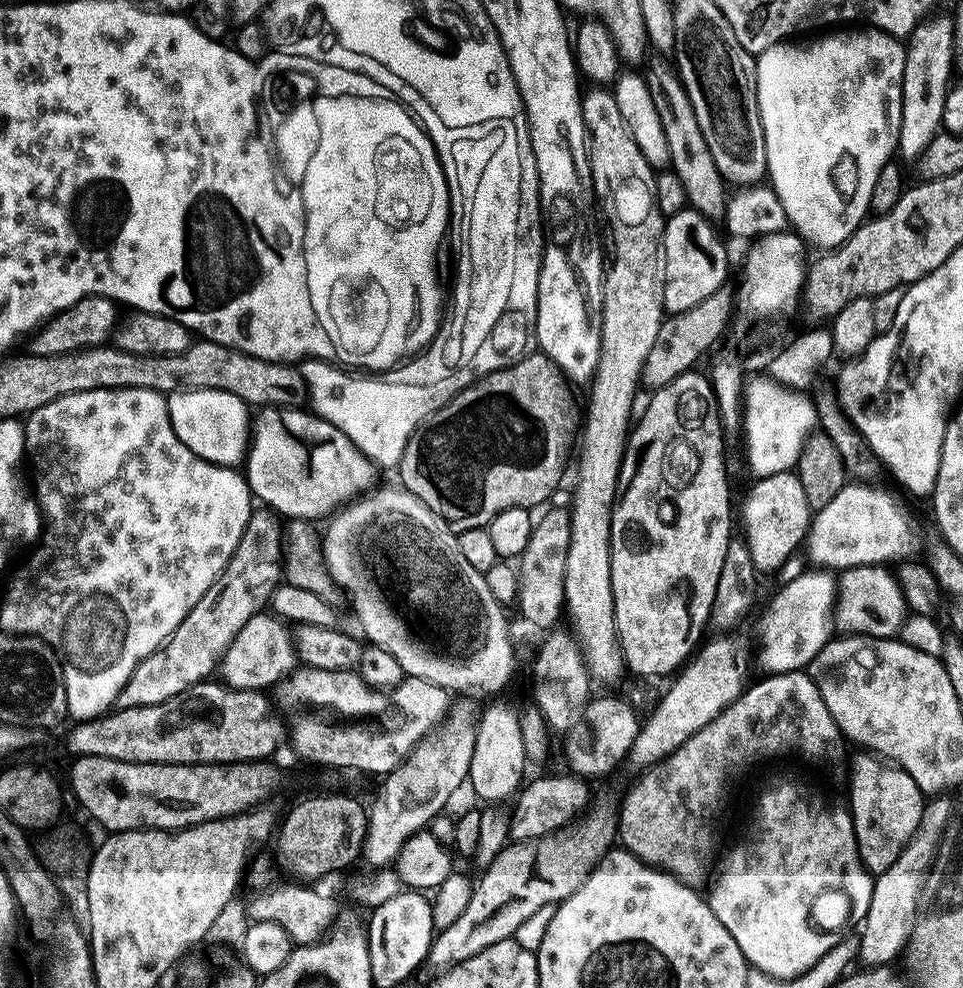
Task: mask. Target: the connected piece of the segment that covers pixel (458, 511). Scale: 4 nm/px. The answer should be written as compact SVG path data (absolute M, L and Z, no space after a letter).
M536 350L531 354L525 354L516 361L509 364L507 368L500 368L488 376L482 376L470 387L464 388L457 396L453 396L448 403L442 405L437 412L431 412L425 420L416 427L404 452L399 453L400 480L403 491L414 494L434 514L438 514L448 524L451 524L456 532L465 532L471 528L487 528L495 516L502 514L502 510L511 508L535 509L535 504L548 500L552 491L560 484L564 476L564 463L568 460L568 451L572 448L572 435L577 435L578 420L576 424L576 400L572 397L572 388L568 385L569 377L558 367L550 357Z

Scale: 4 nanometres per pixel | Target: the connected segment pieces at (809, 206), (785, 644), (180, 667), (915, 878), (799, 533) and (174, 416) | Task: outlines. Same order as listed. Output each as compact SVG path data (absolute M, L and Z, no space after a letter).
M844 30L833 31L836 32L833 36L820 36L817 40L810 41L809 44L781 42L770 46L765 52L756 56L756 97L758 98L758 110L762 118L762 130L766 142L767 179L770 181L770 187L776 192L776 197L779 198L786 210L789 225L801 240L807 242L811 247L813 244L814 247L820 248L816 250L831 250L840 247L853 236L861 224L865 223L872 206L872 191L878 182L880 171L893 159L900 143L905 45L897 37L879 30L867 30L868 32L840 31Z
M811 570L796 576L772 601L760 624L760 664L768 674L807 669L830 639L836 580L828 570Z
M253 507L246 522L246 530L228 565L220 571L220 576L212 583L210 590L198 598L194 610L182 618L171 636L133 670L123 692L116 699L117 709L166 702L211 677L208 675L214 672L233 637L252 616L263 609L260 608L263 604L265 607L271 601L273 590L281 583L280 552L282 556L286 528L284 532L280 523L281 517L272 508Z
M900 856L884 872L877 875L873 881L871 904L862 924L862 928L868 932L868 940L861 940L858 959L861 965L868 968L883 967L889 965L892 962L890 960L903 951L916 918L916 906L925 875L906 866Z
M795 471L779 472L773 476L761 476L756 485L748 492L744 500L744 537L749 556L757 573L772 572L780 568L796 552L796 547L805 543L810 527L810 509L806 502L806 494L802 491L802 482Z
M178 390L167 397L168 413L178 438L195 456L220 467L239 467L250 447L252 420L244 400L228 391Z

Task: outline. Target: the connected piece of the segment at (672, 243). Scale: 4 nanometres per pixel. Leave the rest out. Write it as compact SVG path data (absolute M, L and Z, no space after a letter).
M687 206L678 214L667 217L662 241L665 313L686 312L725 287L728 252L720 245L720 240L712 228L715 227L711 221Z

